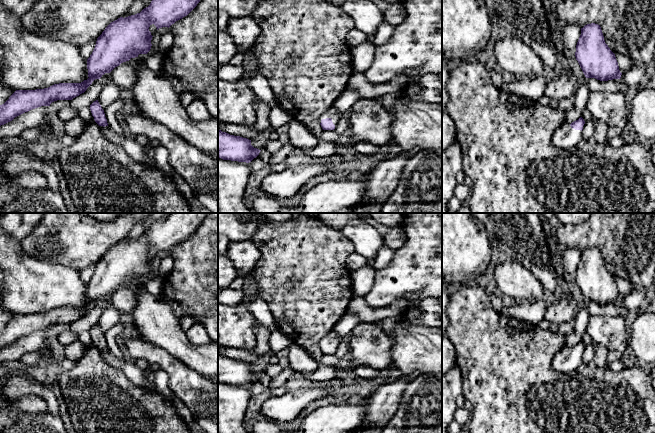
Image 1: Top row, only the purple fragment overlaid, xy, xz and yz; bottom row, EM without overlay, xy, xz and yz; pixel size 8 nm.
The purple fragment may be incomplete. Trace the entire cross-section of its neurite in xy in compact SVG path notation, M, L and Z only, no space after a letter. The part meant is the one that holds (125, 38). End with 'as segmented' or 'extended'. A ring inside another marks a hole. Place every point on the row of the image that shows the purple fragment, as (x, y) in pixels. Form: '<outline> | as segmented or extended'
M152 0L150 5L144 8L140 13L128 17L120 17L111 22L102 34L97 38L95 48L87 59L88 79L81 83L59 83L54 84L48 88L36 90L16 90L9 99L0 105L0 126L12 121L15 117L28 112L32 109L41 106L50 106L50 104L57 100L72 100L73 98L84 93L95 79L100 79L105 73L110 73L115 67L121 63L129 61L131 58L138 57L139 54L147 54L151 49L152 35L149 27L154 24L157 28L170 27L176 21L187 16L200 2L200 0Z | as segmented

